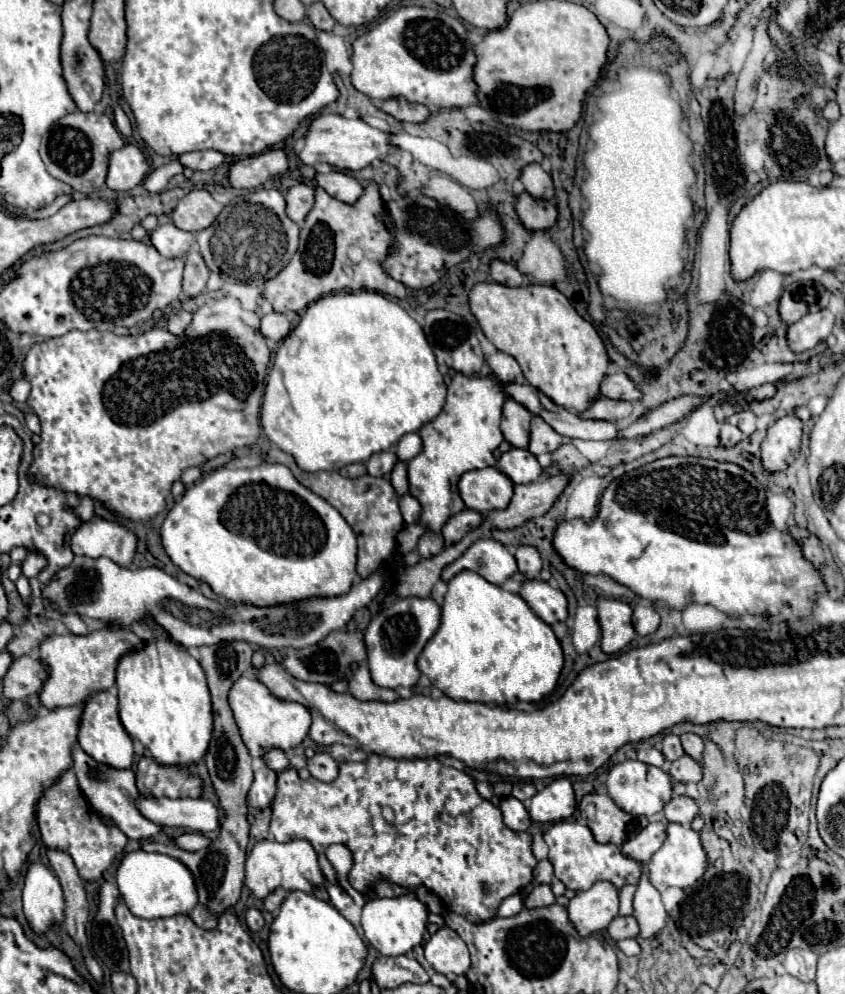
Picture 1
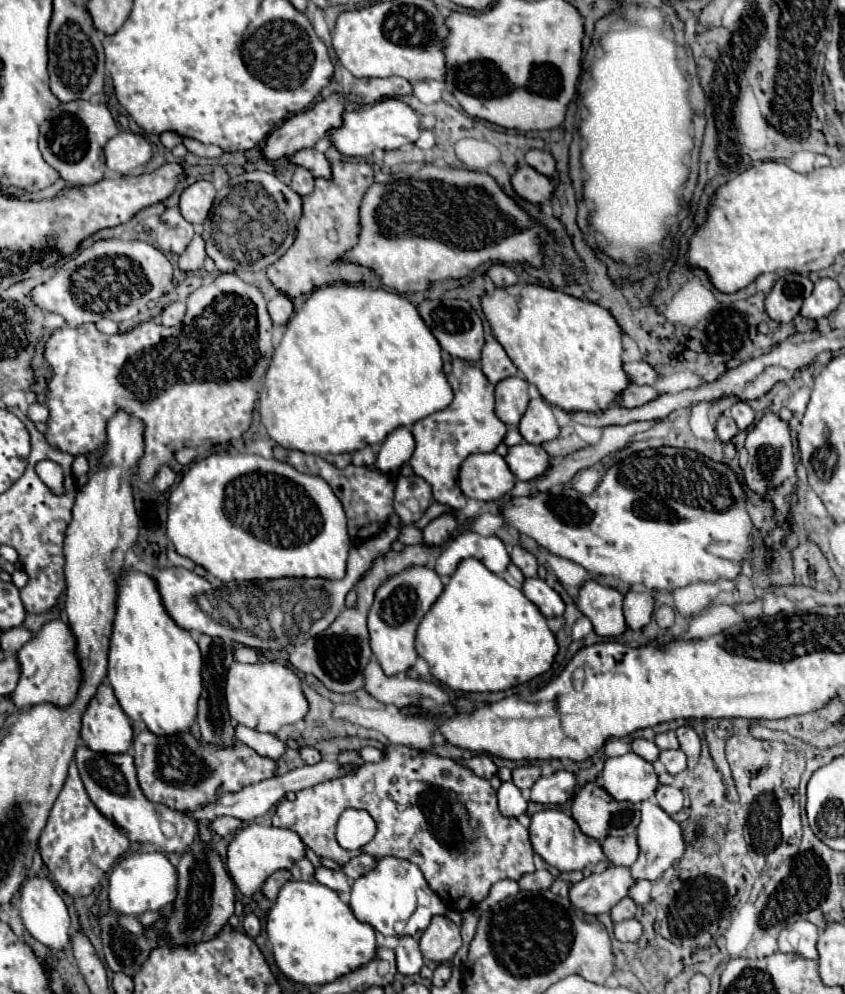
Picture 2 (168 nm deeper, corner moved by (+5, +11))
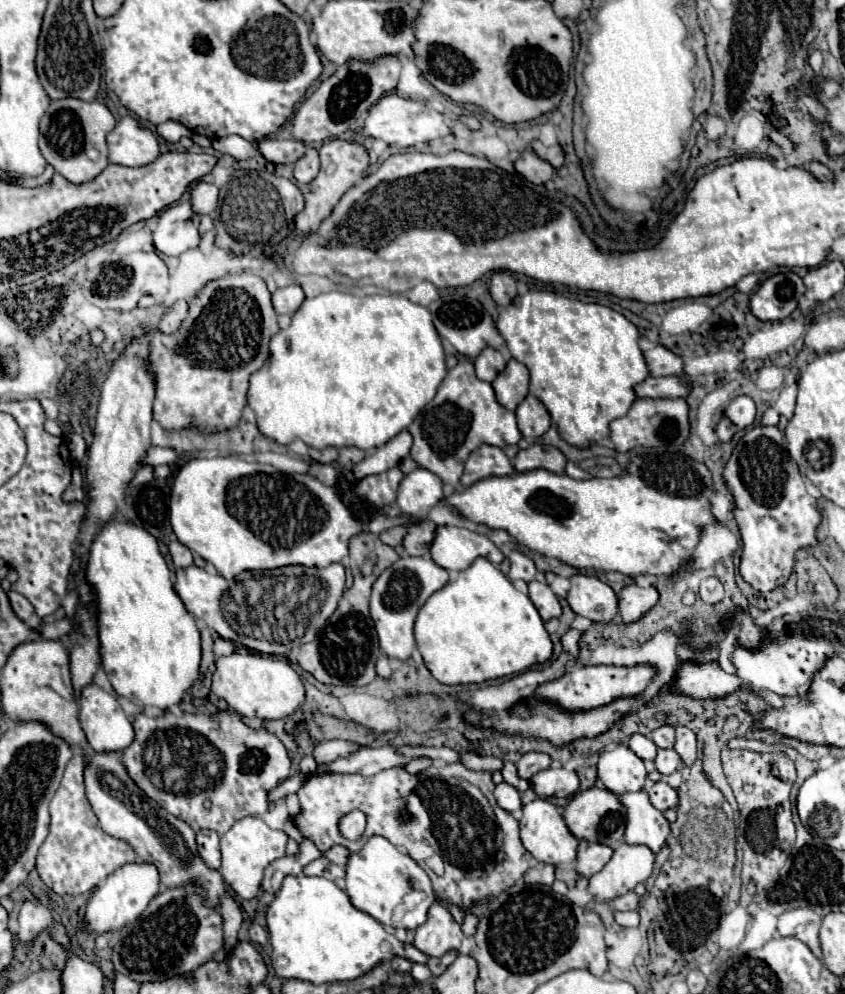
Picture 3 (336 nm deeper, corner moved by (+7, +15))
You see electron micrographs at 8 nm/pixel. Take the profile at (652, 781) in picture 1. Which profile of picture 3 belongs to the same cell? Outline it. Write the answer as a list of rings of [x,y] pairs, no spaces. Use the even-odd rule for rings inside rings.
[[[625,744],[617,746],[611,752],[601,752],[597,772],[605,788],[617,796],[643,790],[647,780],[643,760]]]

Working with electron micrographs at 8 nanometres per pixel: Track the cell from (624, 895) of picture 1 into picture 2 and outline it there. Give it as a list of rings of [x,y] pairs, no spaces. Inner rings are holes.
[[[651,800],[641,802],[641,822],[637,828],[637,846],[639,846],[639,856],[635,864],[631,866],[631,874],[633,878],[645,878],[651,882],[657,880],[659,874],[663,874],[669,866],[673,866],[685,852],[681,826]]]

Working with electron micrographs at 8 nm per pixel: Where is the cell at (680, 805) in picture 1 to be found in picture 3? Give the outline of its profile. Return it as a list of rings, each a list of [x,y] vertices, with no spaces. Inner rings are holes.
[[[659,780],[659,782],[653,784],[653,788],[649,790],[649,798],[651,798],[651,804],[653,804],[657,810],[661,810],[661,812],[665,812],[665,810],[669,810],[669,808],[675,808],[675,806],[679,804],[677,790],[673,790],[673,788],[671,788],[667,782],[663,782],[663,780]]]

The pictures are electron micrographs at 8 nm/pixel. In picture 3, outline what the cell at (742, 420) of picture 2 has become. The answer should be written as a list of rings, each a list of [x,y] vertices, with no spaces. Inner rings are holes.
[[[737,396],[727,408],[725,416],[733,420],[737,428],[749,428],[755,420],[755,402],[749,396]]]

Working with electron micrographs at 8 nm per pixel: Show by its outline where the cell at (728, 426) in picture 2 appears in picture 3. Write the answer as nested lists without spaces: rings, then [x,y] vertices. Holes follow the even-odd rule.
[[[721,418],[719,420],[719,424],[717,424],[717,428],[715,428],[715,432],[717,432],[717,436],[719,436],[719,440],[721,442],[729,442],[731,438],[733,438],[733,434],[735,434],[735,424],[729,420],[729,418]]]

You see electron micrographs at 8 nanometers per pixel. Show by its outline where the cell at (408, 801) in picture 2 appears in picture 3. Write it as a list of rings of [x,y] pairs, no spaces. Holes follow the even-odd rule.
[[[459,762],[447,764],[445,776],[441,776],[441,768],[437,766],[421,774],[409,774],[403,766],[381,770],[373,776],[315,774],[309,776],[297,792],[301,812],[293,816],[293,822],[321,852],[337,844],[357,852],[371,836],[387,838],[393,846],[405,848],[429,874],[441,902],[453,902],[467,910],[475,900],[497,896],[507,886],[513,886],[533,862],[521,844],[519,822],[497,806],[493,788],[491,774],[467,770]],[[475,800],[481,800],[481,806]],[[353,808],[369,812],[369,828],[357,842],[349,842],[337,832],[339,816]],[[423,838],[427,838],[429,844],[423,844]],[[433,854],[441,856],[445,864],[441,876],[427,864]]]

